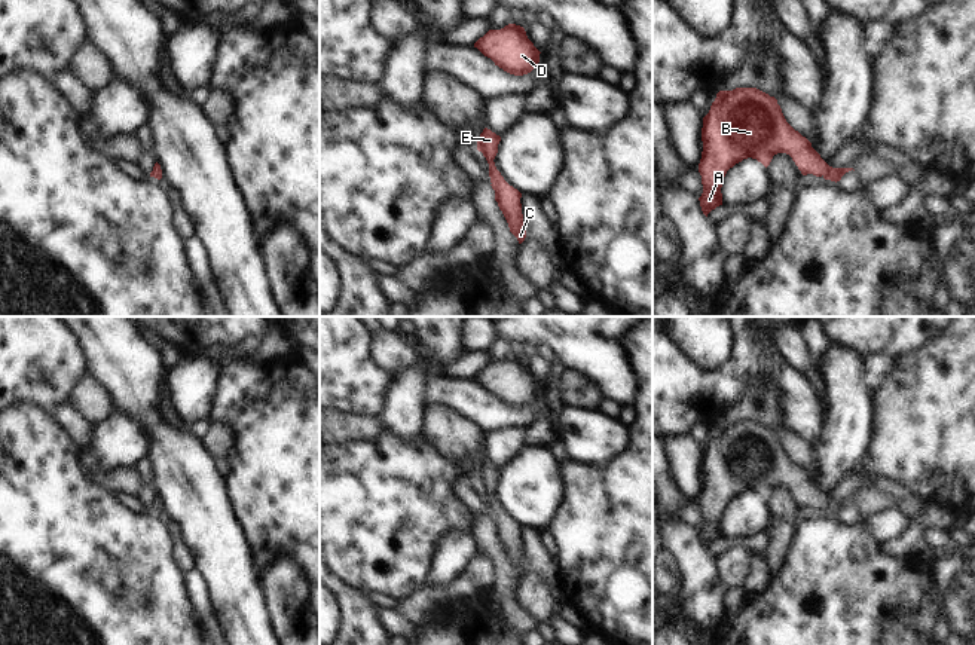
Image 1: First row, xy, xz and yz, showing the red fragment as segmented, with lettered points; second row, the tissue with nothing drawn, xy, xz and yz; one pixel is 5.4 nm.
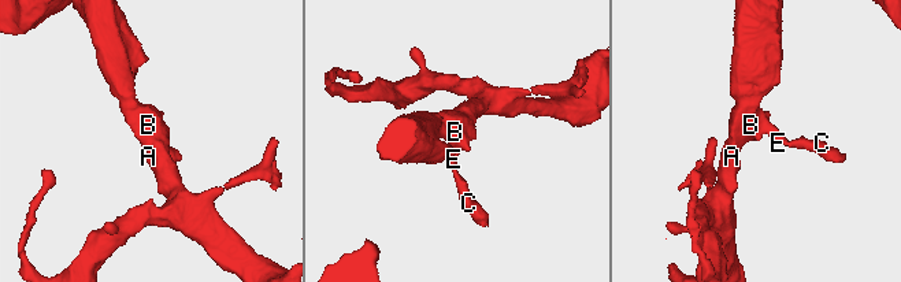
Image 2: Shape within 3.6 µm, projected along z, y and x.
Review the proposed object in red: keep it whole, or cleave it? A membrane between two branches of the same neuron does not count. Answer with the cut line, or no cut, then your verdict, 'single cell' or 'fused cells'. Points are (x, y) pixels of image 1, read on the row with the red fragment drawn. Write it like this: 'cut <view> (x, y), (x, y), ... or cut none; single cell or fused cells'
cut none; single cell

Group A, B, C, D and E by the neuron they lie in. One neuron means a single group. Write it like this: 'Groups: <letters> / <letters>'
Groups: A B C D E

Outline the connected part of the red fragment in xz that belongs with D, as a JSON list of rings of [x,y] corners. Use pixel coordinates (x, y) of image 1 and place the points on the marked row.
[[[516,24],[489,30],[474,48],[514,76],[531,73],[538,65],[541,54],[528,39],[525,28]]]

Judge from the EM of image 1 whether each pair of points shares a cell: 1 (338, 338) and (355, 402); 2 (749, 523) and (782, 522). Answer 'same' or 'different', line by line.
1: same
2: different

